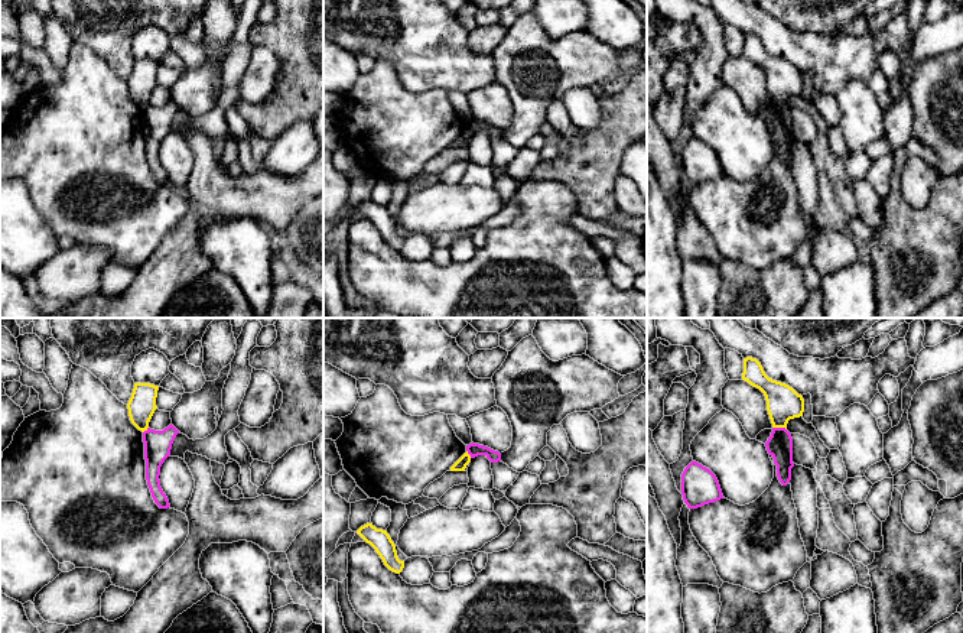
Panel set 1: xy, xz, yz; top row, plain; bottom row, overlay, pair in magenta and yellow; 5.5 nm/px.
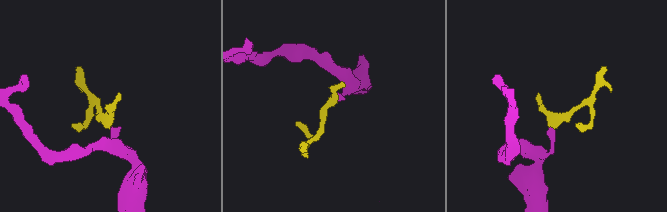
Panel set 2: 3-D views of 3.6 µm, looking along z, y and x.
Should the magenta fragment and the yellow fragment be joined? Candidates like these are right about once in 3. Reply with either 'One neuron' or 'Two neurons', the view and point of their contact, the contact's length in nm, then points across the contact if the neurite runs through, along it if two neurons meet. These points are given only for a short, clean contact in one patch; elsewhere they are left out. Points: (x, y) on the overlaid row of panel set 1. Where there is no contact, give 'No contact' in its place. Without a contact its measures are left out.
Two neurons. Touches magenta at yz (780, 428). Shared border 80 nm. Boundary: yz (773, 427), (783, 427), (786, 429)

